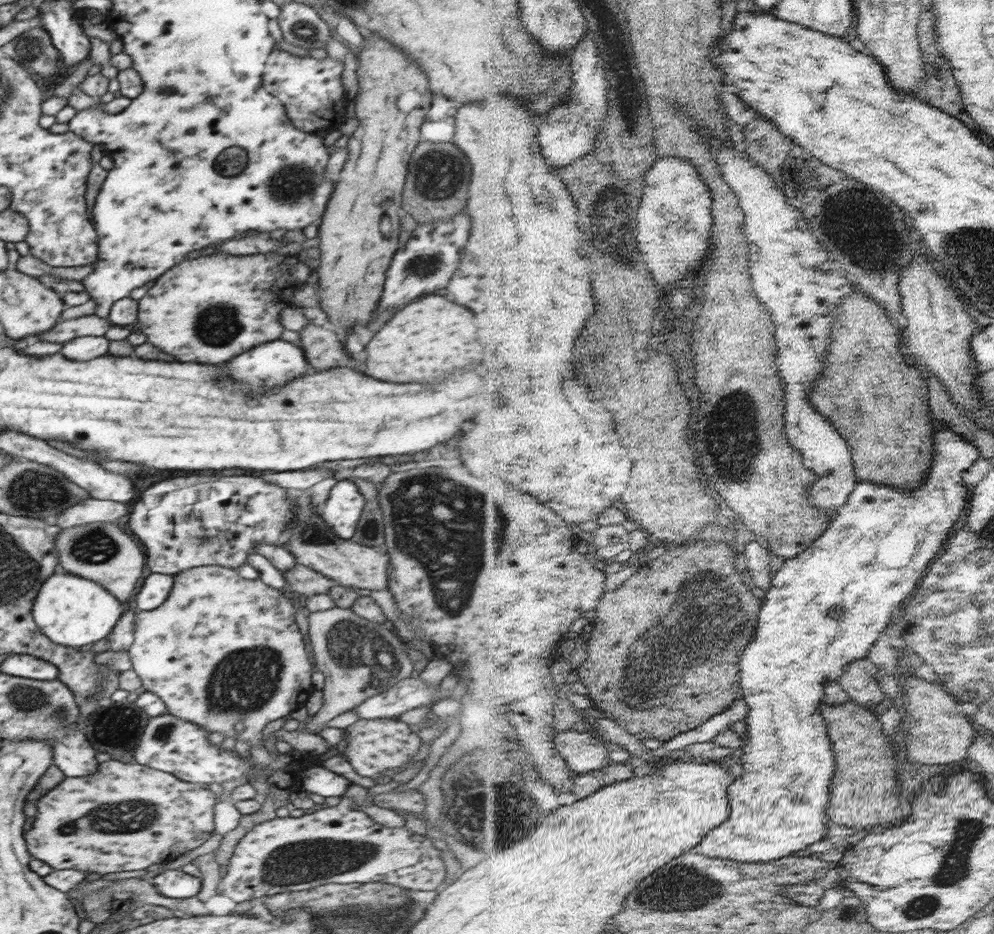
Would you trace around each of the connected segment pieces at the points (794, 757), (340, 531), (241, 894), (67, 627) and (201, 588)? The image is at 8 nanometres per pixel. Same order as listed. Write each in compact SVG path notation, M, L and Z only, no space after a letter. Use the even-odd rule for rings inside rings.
M936 420L936 466L932 466L932 478L928 478L928 484L922 486L920 490L913 491L899 489L890 485L877 485L875 482L862 481L857 489L852 493L848 504L838 512L834 521L828 527L828 530L819 538L810 549L798 557L790 560L784 560L777 568L773 587L765 597L765 605L759 620L759 629L757 637L744 653L741 667L744 698L751 706L751 713L746 718L748 722L747 739L750 744L746 746L744 754L744 766L746 774L736 780L736 784L731 786L730 796L733 806L733 813L728 822L711 831L704 837L704 840L697 846L699 853L711 856L712 858L728 858L730 860L739 860L740 862L772 862L779 858L792 856L794 852L800 852L820 840L827 838L828 829L831 827L829 809L831 804L832 783L835 780L837 769L836 754L834 754L834 744L828 734L828 722L822 716L822 698L826 698L826 682L828 680L840 680L847 666L853 662L865 659L870 656L872 649L876 646L883 632L886 632L892 624L892 618L895 616L895 608L906 604L918 590L918 584L921 584L922 576L928 572L928 562L938 554L940 546L950 534L950 528L958 520L960 512L964 510L966 504L966 488L960 480L960 474L964 474L978 458L978 449L974 443L967 438L953 431L944 422Z
M338 481L331 488L328 500L322 504L320 513L331 528L330 532L336 534L336 538L351 540L367 501L354 482Z
M324 806L323 809L319 809L310 814L305 813L297 818L290 816L284 818L276 817L273 820L265 821L253 826L252 830L249 830L236 845L233 855L229 858L229 865L223 868L223 877L220 879L218 890L216 890L216 892L218 895L230 897L235 903L240 903L266 895L270 897L271 895L279 893L310 890L316 888L316 886L322 886L322 884L367 884L372 882L382 882L393 886L400 886L400 888L404 888L408 891L437 891L441 889L442 883L447 874L446 866L444 865L444 861L442 861L442 857L440 857L440 853L441 851L434 847L434 844L430 839L412 833L412 831L409 831L406 827L396 829L386 827L370 819L370 817L368 817L363 811L355 810L355 807L353 807L352 810L344 810L344 808L340 808L340 806Z
M60 570L41 584L32 614L35 623L57 645L79 649L106 638L124 611L123 604L101 584Z
M214 565L183 570L174 575L174 586L168 598L158 608L136 612L134 640L132 646L127 650L132 662L131 670L135 670L135 674L138 675L142 686L147 691L157 694L165 702L169 714L173 717L193 722L210 733L221 732L226 737L235 738L236 741L248 741L252 748L265 739L262 737L261 731L268 722L284 718L293 710L304 707L310 695L315 691L315 686L312 684L312 668L314 666L308 659L307 646L304 645L304 639L294 617L297 609L292 600L284 596L282 590L268 586L260 578L256 580L242 578L237 569ZM218 700L220 700L220 714L236 714L236 716L220 718L218 716Z

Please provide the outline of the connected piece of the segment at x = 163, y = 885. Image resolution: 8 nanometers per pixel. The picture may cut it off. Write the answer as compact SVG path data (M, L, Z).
M181 868L163 871L150 882L160 895L168 898L196 897L201 889L201 879L185 874Z

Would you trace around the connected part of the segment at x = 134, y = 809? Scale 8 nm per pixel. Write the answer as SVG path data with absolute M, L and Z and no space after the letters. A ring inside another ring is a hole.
M110 759L100 763L98 770L88 778L66 777L38 799L36 819L24 838L31 856L53 869L75 868L85 870L88 875L94 872L102 876L123 870L146 869L151 864L171 861L204 844L215 830L213 808L217 801L210 789L180 780L173 774L136 762Z

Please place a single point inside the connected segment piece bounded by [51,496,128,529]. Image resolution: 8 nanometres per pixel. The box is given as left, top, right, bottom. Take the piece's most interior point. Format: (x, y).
(90, 510)

